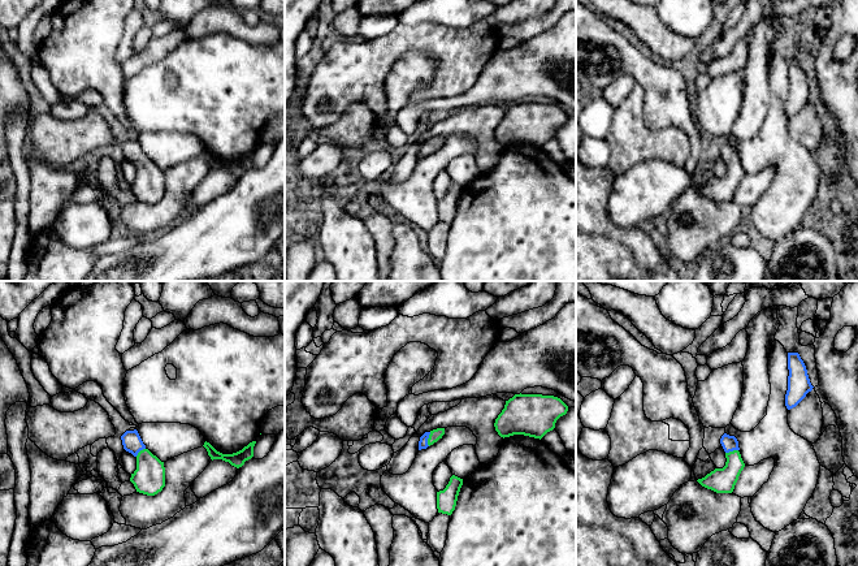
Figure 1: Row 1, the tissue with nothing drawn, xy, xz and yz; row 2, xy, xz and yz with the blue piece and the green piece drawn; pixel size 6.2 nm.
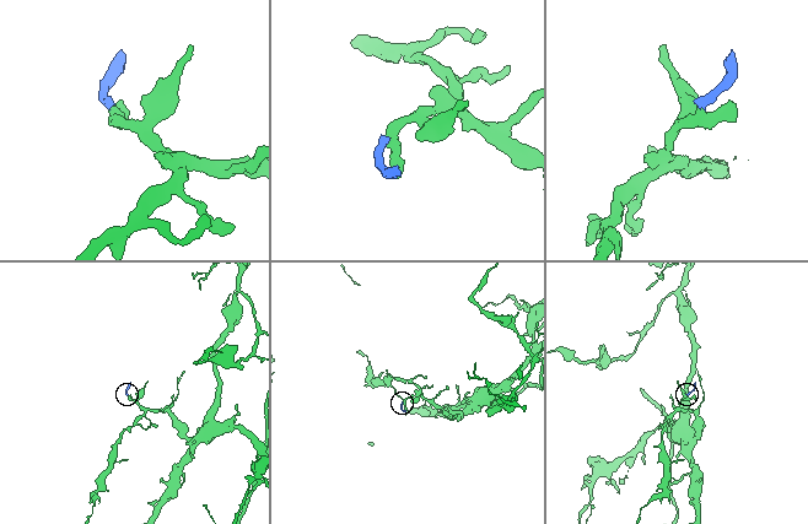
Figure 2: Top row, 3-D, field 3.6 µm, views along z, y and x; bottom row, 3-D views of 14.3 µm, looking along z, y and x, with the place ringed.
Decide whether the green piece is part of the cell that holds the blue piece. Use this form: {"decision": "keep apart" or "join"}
{"decision": "join"}

